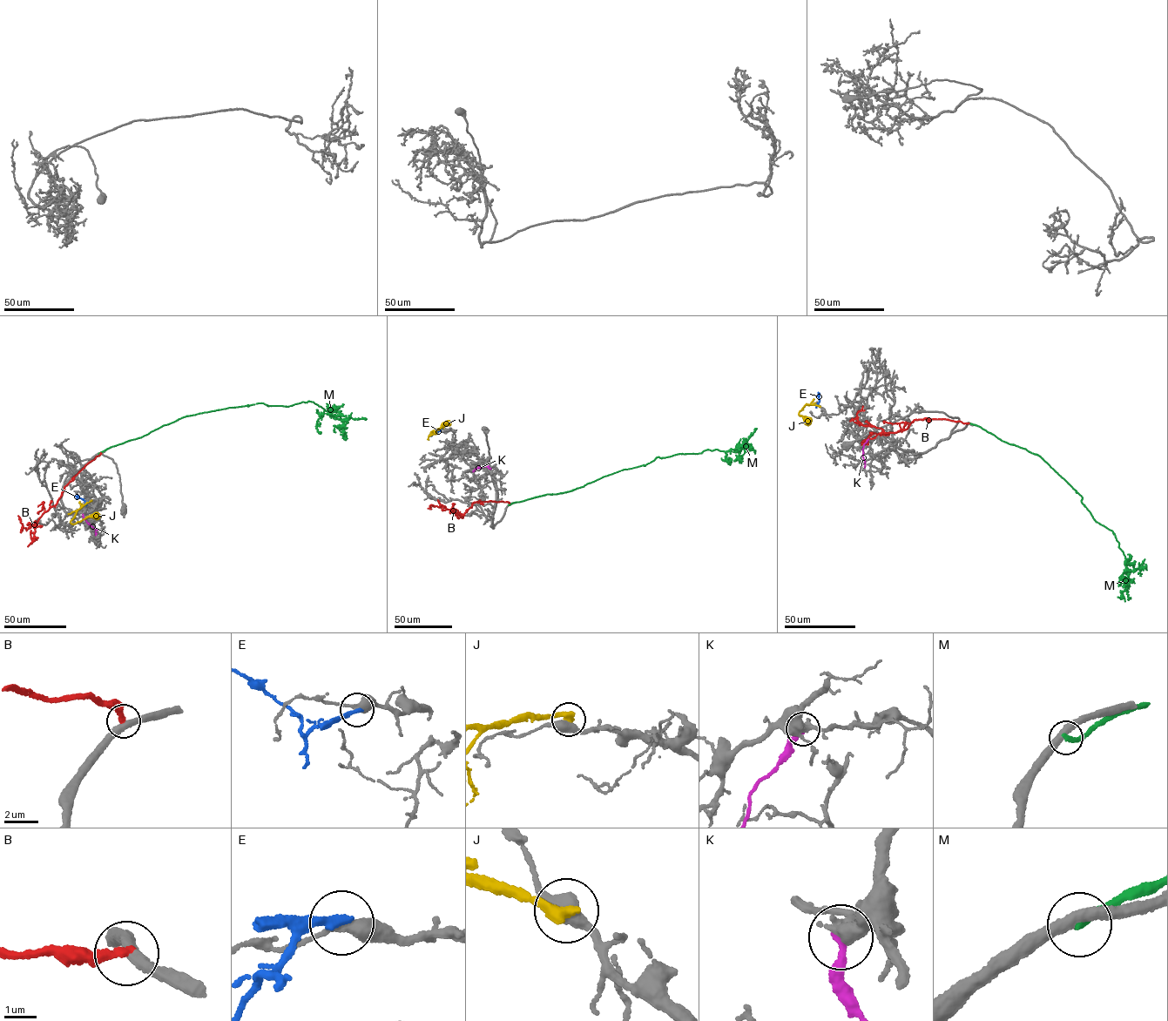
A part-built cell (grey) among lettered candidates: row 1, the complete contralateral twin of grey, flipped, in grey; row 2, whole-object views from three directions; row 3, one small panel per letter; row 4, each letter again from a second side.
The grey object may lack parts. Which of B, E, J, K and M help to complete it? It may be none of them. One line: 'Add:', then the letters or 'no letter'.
Add: no letter

